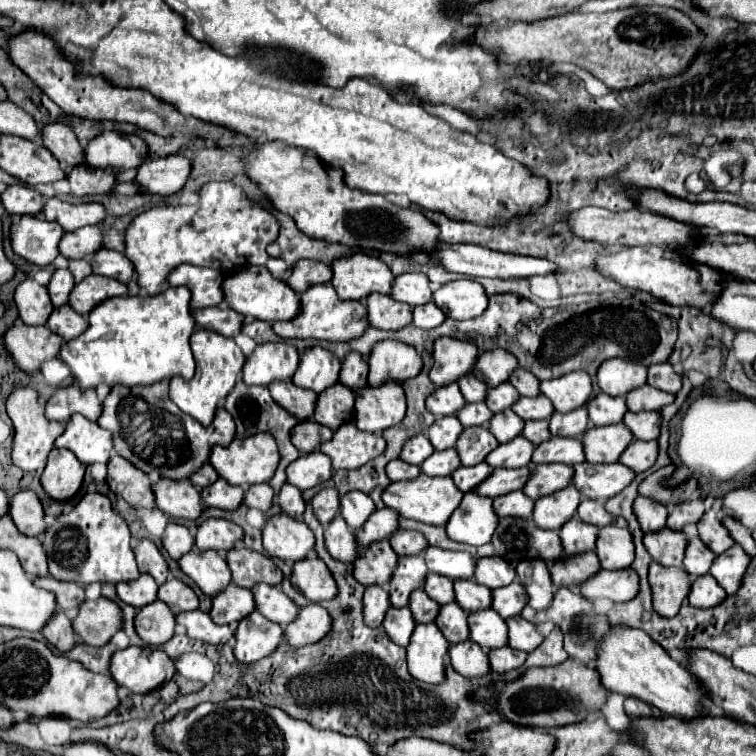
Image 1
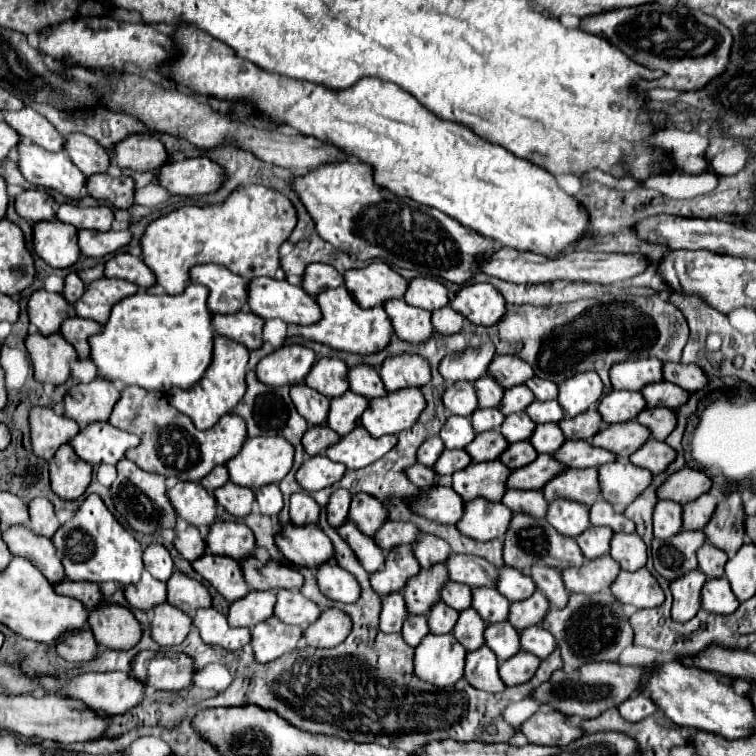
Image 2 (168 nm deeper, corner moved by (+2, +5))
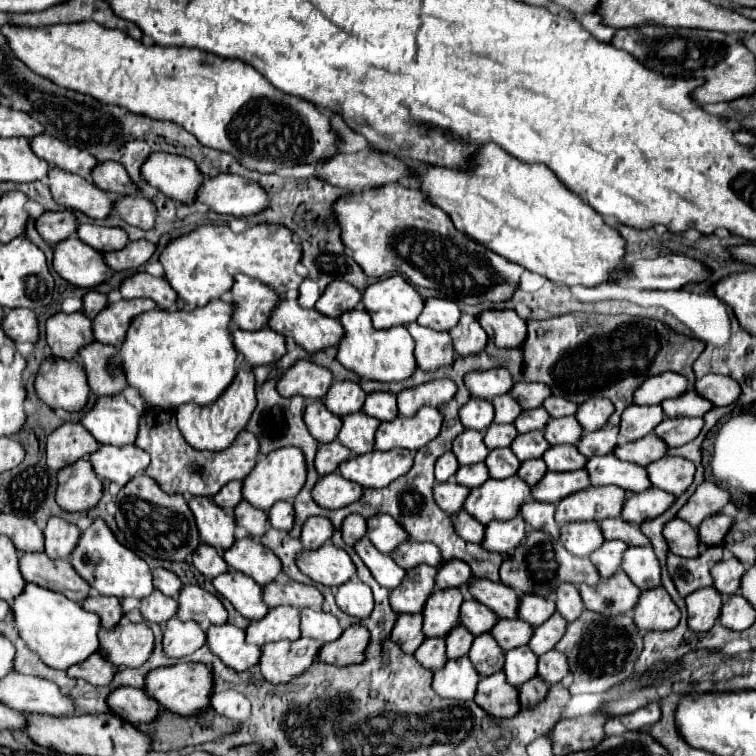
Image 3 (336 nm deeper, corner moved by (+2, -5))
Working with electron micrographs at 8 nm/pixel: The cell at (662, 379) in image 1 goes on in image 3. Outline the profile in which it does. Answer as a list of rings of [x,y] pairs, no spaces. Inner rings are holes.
[[[707,374],[699,380],[695,380],[695,392],[709,400],[713,406],[727,406],[737,400],[739,396],[739,384],[731,380],[729,376],[717,376],[717,374]]]

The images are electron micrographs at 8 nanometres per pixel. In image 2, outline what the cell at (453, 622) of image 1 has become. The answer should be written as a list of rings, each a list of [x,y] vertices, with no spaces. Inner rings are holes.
[[[469,608],[469,610],[459,614],[453,636],[457,638],[457,642],[461,642],[465,646],[467,652],[473,652],[473,650],[479,650],[485,644],[485,636],[483,636],[485,628],[487,628],[487,624],[477,614],[477,610]]]

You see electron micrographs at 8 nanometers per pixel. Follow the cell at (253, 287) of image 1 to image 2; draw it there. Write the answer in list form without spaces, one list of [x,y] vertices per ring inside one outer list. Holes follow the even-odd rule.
[[[255,278],[249,284],[249,306],[265,320],[281,318],[283,322],[297,326],[309,326],[321,320],[317,302],[305,294],[303,288],[297,288],[287,280]]]

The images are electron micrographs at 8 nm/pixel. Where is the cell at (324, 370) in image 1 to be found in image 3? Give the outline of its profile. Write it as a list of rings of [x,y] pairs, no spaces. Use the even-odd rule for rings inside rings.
[[[351,380],[333,382],[323,400],[325,408],[337,416],[347,416],[347,414],[359,412],[363,402],[365,402],[365,392],[361,390],[359,384],[355,384]]]

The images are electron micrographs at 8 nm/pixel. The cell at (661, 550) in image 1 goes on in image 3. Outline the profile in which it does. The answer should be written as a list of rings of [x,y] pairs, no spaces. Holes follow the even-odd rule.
[[[709,546],[697,558],[681,558],[677,554],[667,554],[667,572],[679,592],[679,596],[687,596],[699,588],[711,586],[711,566],[721,560],[721,546]]]

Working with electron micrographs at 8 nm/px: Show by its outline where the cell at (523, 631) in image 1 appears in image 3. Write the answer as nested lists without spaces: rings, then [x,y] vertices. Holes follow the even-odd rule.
[[[549,650],[545,652],[545,656],[539,656],[537,662],[537,674],[547,682],[547,684],[555,684],[559,680],[563,680],[563,676],[569,672],[567,666],[567,658],[557,652],[557,650]]]

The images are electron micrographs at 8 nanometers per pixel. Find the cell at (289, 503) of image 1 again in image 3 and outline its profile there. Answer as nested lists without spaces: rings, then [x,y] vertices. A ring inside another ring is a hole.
[[[309,516],[301,530],[301,542],[307,548],[319,548],[329,542],[333,534],[333,524],[325,516]]]

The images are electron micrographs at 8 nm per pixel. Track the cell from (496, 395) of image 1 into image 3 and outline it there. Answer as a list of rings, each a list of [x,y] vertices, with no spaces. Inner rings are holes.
[[[535,408],[535,410],[523,410],[521,416],[513,422],[517,432],[529,432],[529,430],[543,430],[549,420],[549,414],[545,408]]]

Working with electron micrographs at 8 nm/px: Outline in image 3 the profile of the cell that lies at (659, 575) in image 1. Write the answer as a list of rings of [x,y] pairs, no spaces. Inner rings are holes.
[[[699,588],[697,592],[691,592],[685,598],[687,604],[687,624],[695,632],[705,632],[709,630],[715,620],[719,618],[721,610],[721,594],[715,588]]]

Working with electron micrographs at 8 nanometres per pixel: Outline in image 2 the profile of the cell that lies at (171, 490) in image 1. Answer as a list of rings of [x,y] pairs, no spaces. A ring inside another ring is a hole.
[[[177,482],[169,488],[169,498],[177,510],[177,514],[187,520],[191,526],[211,526],[215,522],[215,496],[207,492],[203,486],[193,482]]]

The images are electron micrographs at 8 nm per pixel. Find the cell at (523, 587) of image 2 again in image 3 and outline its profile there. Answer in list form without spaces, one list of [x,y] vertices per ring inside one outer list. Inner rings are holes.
[[[521,596],[521,604],[517,606],[517,616],[531,626],[543,624],[555,612],[555,602],[543,596]]]

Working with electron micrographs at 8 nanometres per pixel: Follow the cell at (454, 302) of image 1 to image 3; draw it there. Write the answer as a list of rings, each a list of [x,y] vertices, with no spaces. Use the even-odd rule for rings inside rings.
[[[485,310],[477,320],[499,348],[515,348],[525,340],[525,320],[513,310]]]

